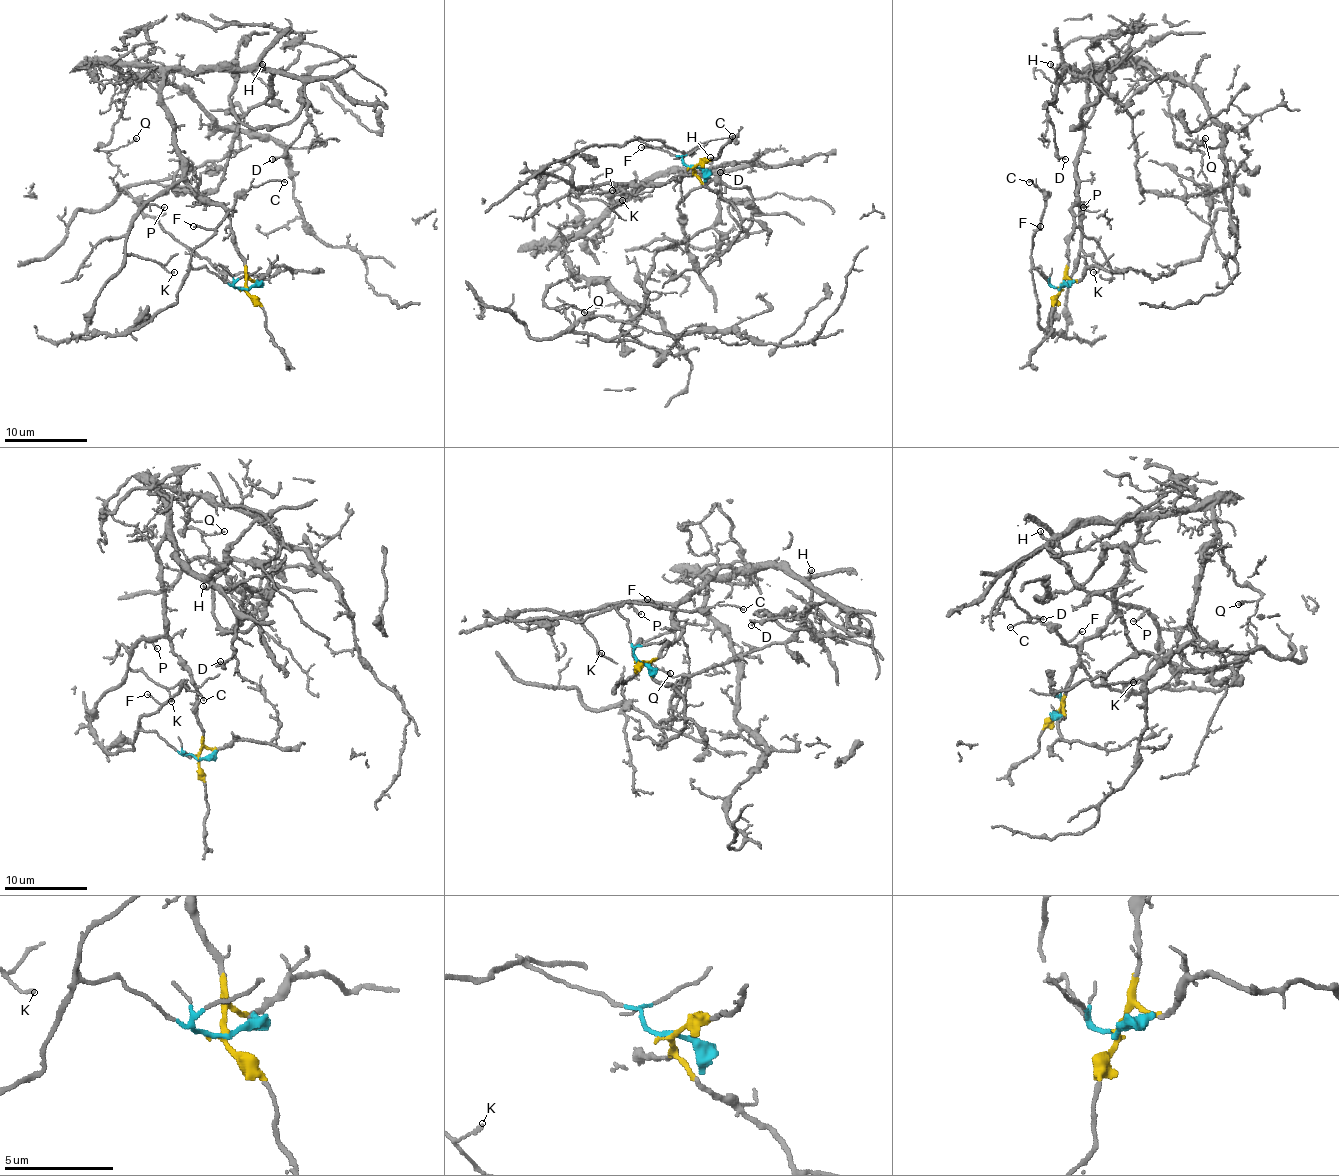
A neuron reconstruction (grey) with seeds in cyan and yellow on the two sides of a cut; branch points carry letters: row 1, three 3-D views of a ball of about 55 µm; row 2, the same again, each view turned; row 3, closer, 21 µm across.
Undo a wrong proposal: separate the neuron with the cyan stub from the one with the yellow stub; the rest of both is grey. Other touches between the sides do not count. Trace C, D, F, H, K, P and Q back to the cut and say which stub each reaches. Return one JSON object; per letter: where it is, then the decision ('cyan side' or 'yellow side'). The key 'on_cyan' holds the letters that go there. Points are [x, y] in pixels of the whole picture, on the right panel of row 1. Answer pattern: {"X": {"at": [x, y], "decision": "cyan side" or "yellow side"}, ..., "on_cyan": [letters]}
{"C": {"at": [1029, 182], "decision": "cyan side"}, "D": {"at": [1065, 159], "decision": "yellow side"}, "F": {"at": [1040, 226], "decision": "cyan side"}, "H": {"at": [1050, 64], "decision": "yellow side"}, "K": {"at": [1093, 272], "decision": "yellow side"}, "P": {"at": [1083, 207], "decision": "yellow side"}, "Q": {"at": [1205, 138], "decision": "yellow side"}, "on_cyan": ["C", "F"]}

